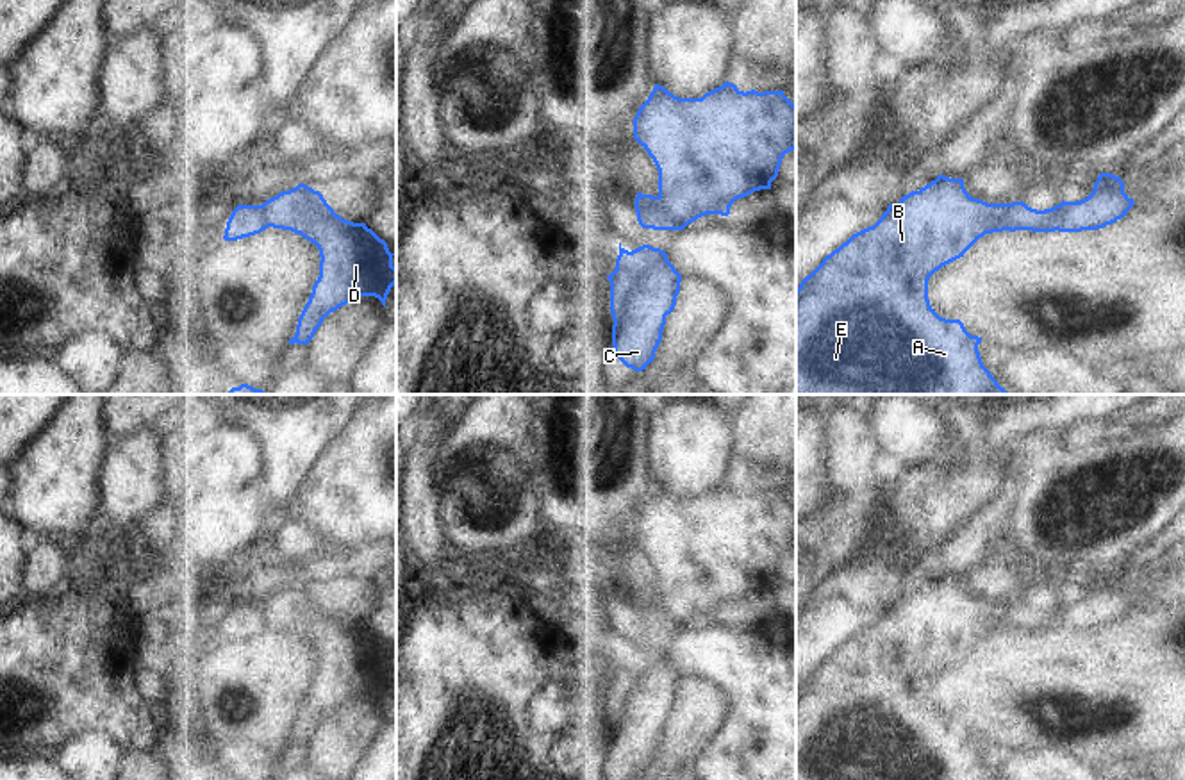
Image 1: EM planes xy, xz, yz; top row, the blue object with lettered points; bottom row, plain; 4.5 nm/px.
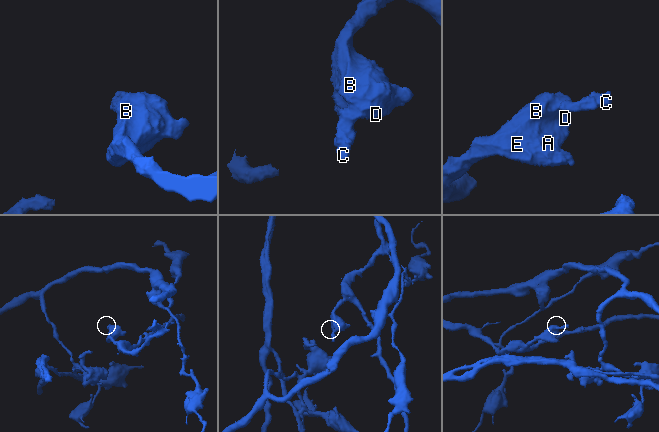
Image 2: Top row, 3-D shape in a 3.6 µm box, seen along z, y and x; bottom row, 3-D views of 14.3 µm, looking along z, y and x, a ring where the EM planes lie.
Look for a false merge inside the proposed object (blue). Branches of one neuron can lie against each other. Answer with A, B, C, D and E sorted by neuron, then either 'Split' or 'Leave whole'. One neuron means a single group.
Groups: A B D E / C. Split

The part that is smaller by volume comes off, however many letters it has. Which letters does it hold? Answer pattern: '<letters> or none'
C

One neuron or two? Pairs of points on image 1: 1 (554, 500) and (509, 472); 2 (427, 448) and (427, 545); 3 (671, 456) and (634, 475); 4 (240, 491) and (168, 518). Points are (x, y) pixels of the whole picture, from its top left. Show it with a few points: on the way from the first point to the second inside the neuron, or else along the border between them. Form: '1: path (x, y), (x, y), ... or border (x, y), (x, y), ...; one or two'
1: border (532, 481), (536, 488); two
2: path (420, 472), (420, 522); one
3: border (652, 423), (650, 461), (657, 482); two
4: path (222, 500), (207, 514), (186, 518); one

